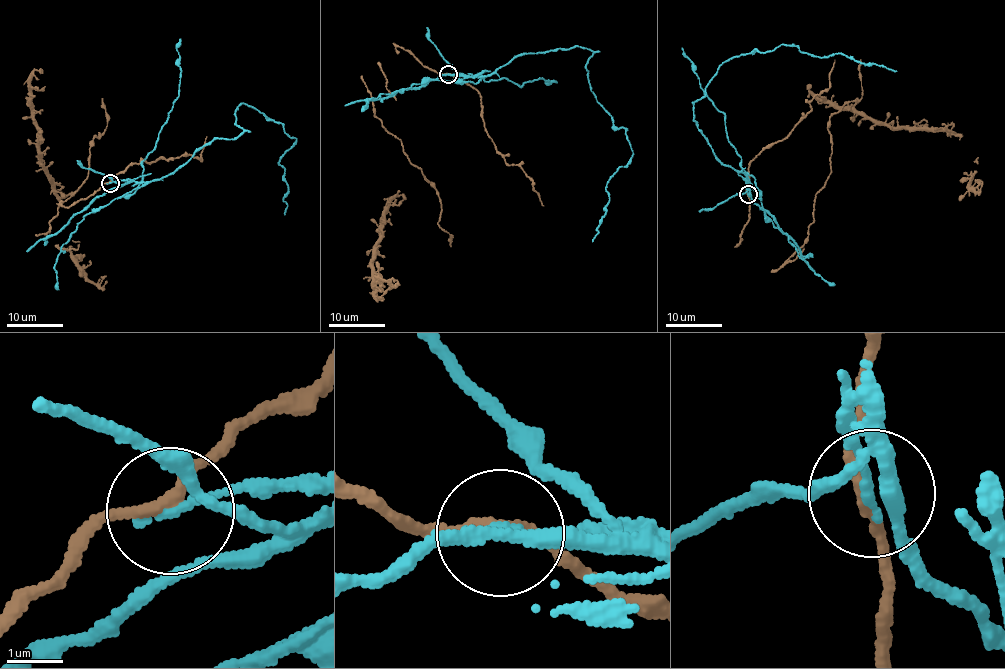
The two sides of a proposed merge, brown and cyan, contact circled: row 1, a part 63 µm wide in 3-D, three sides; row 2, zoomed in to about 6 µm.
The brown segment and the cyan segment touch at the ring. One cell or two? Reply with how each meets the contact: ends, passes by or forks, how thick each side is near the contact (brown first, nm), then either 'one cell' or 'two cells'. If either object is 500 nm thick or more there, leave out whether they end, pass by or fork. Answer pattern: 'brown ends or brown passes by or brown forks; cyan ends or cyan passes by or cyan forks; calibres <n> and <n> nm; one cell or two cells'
brown passes by; cyan ends; calibres 200 and 160 nm; two cells

